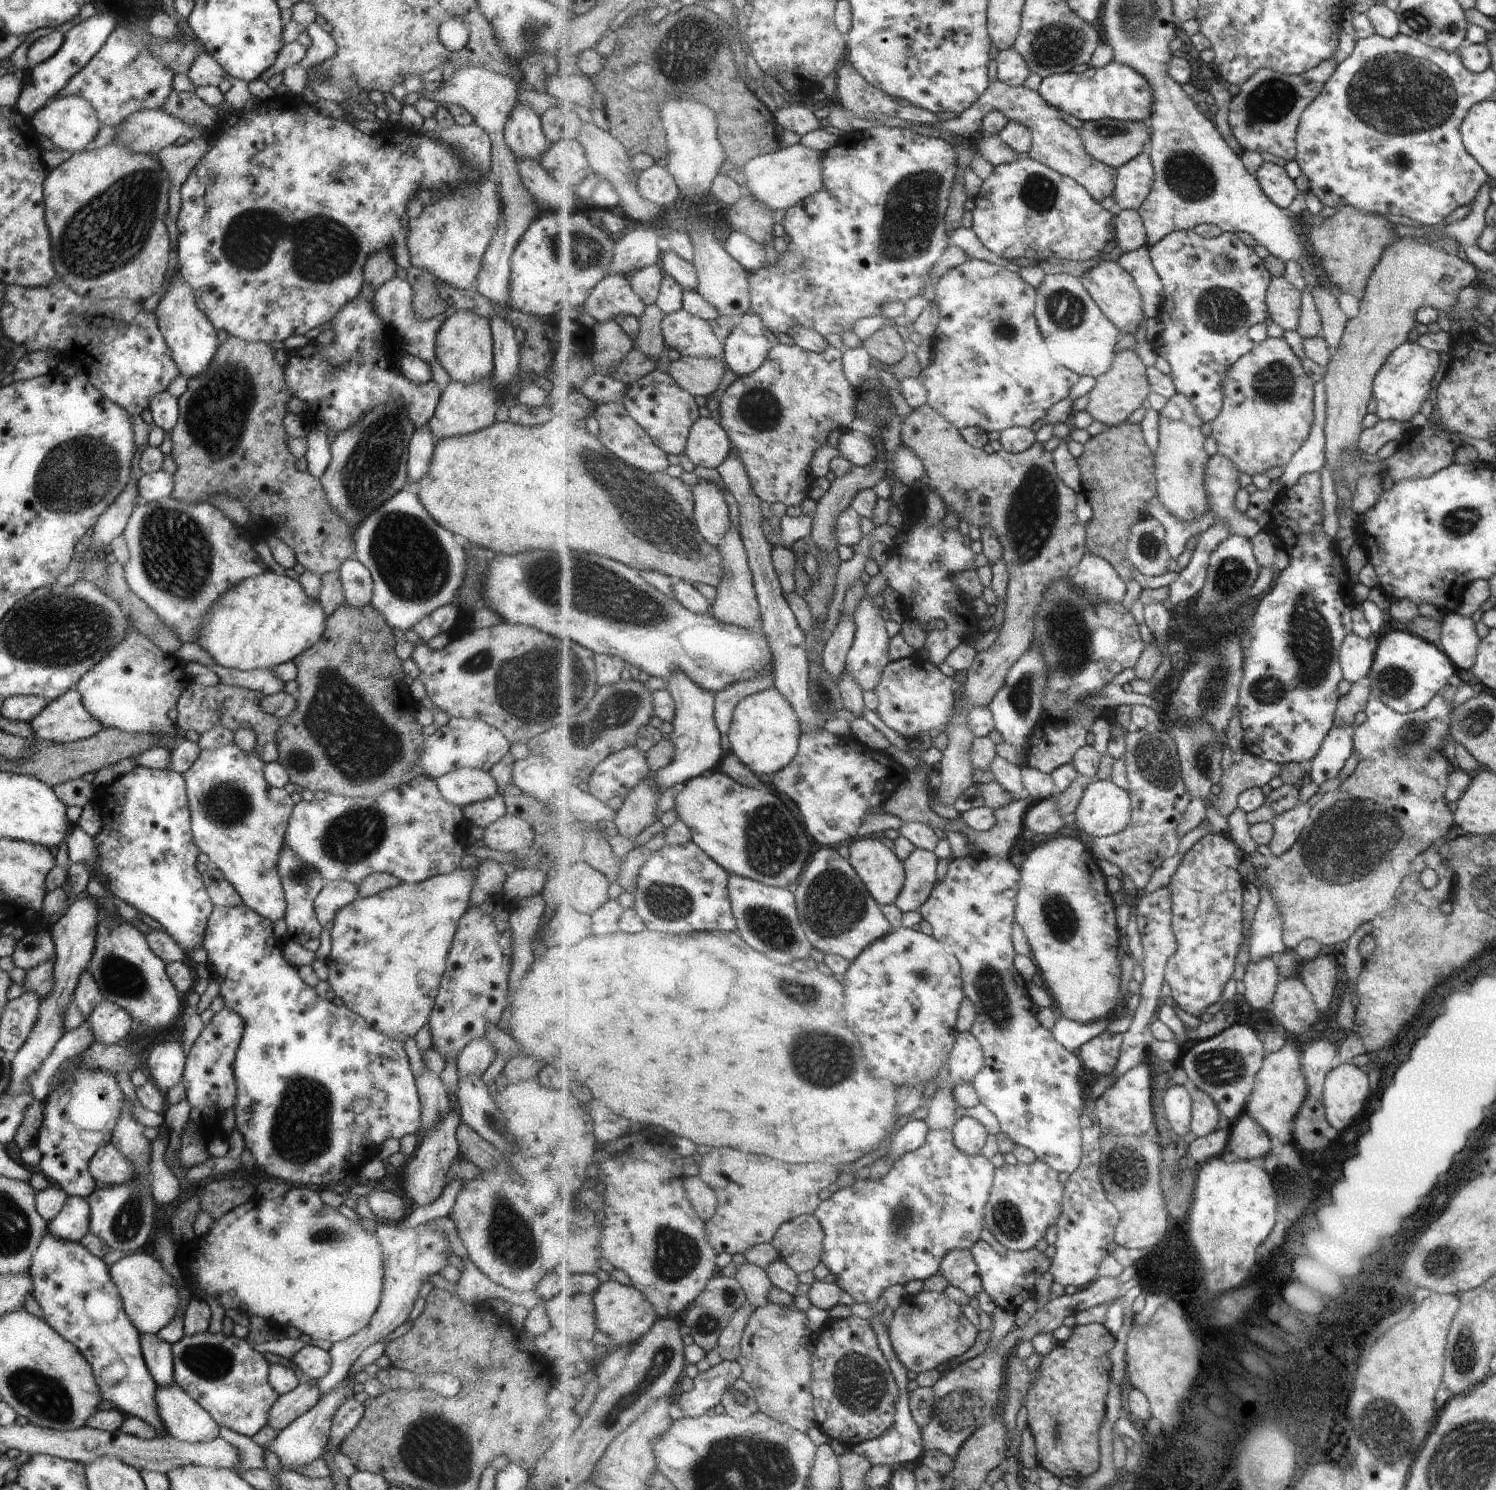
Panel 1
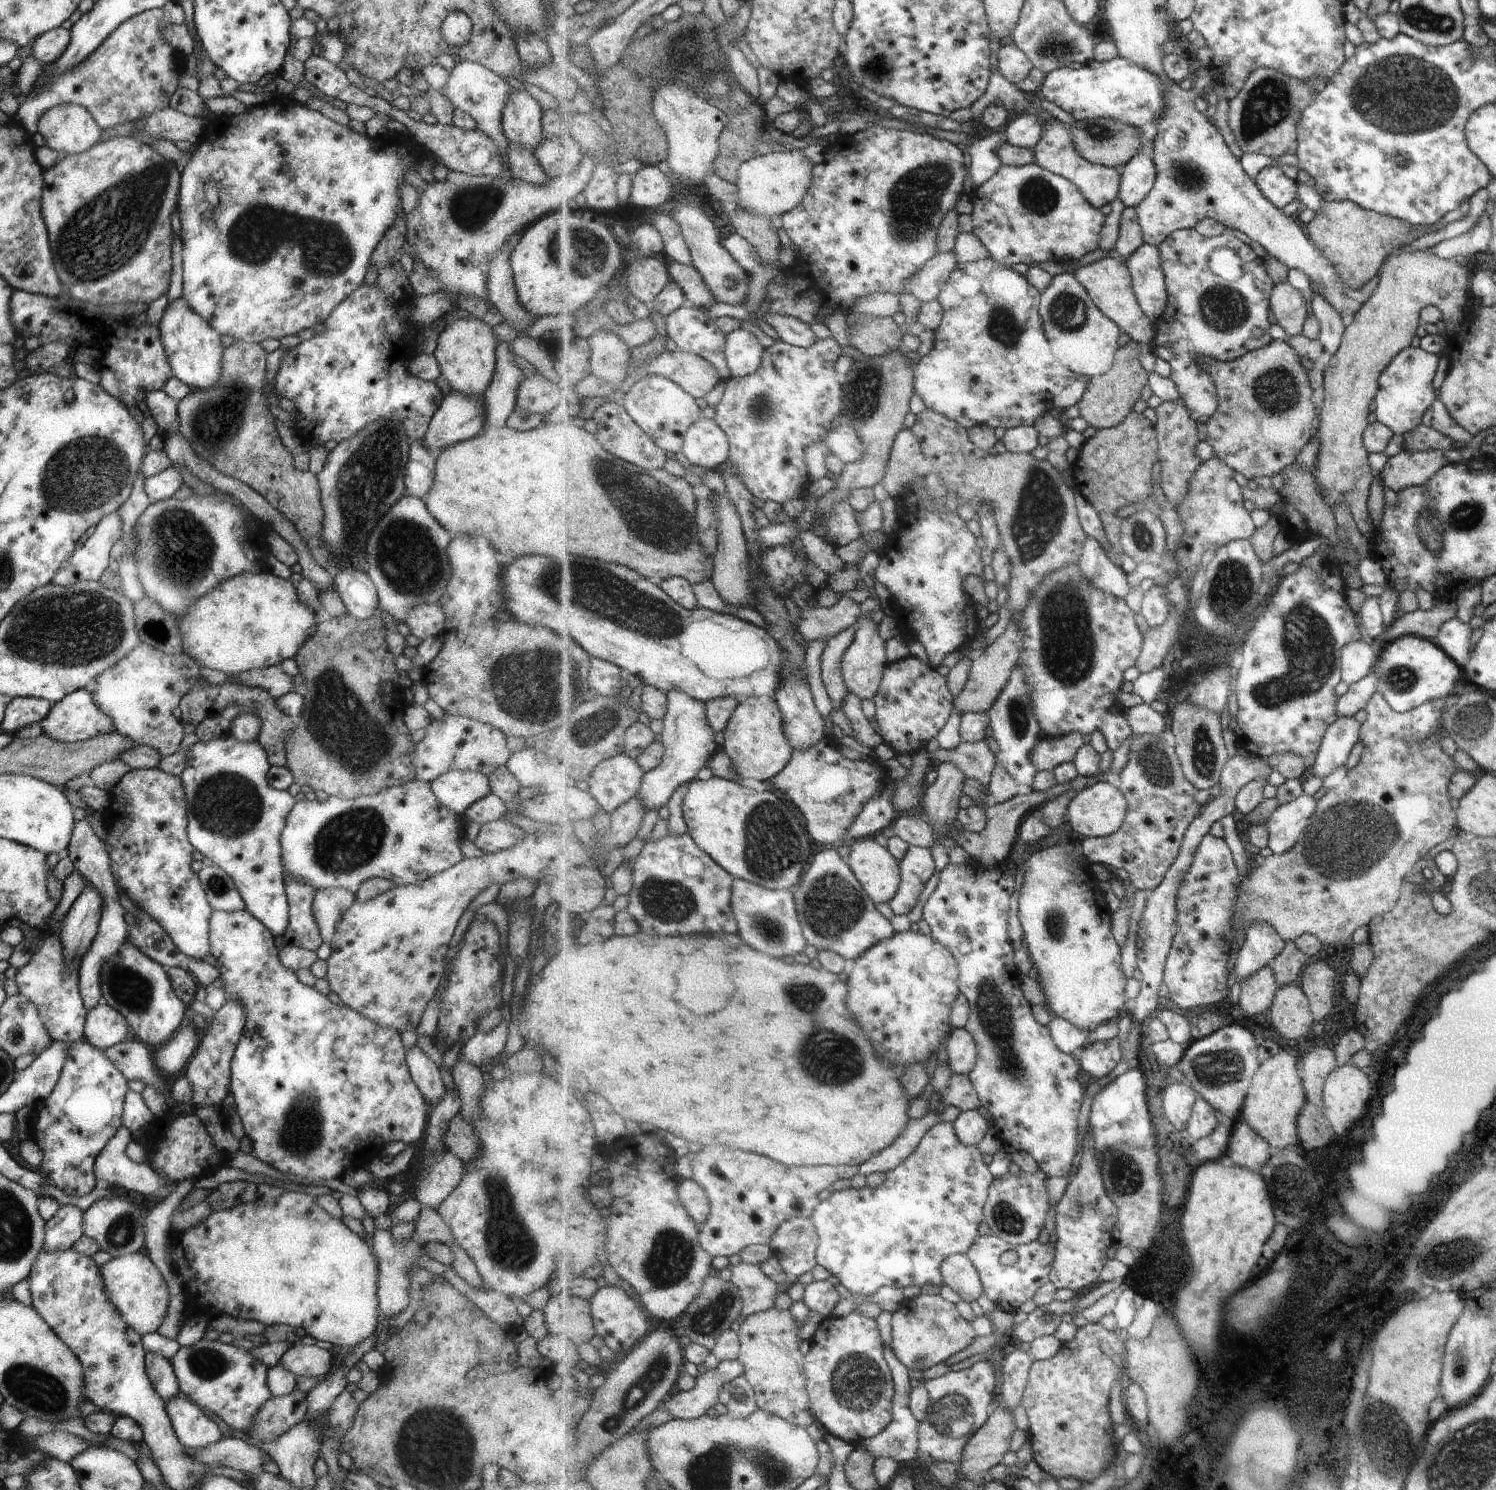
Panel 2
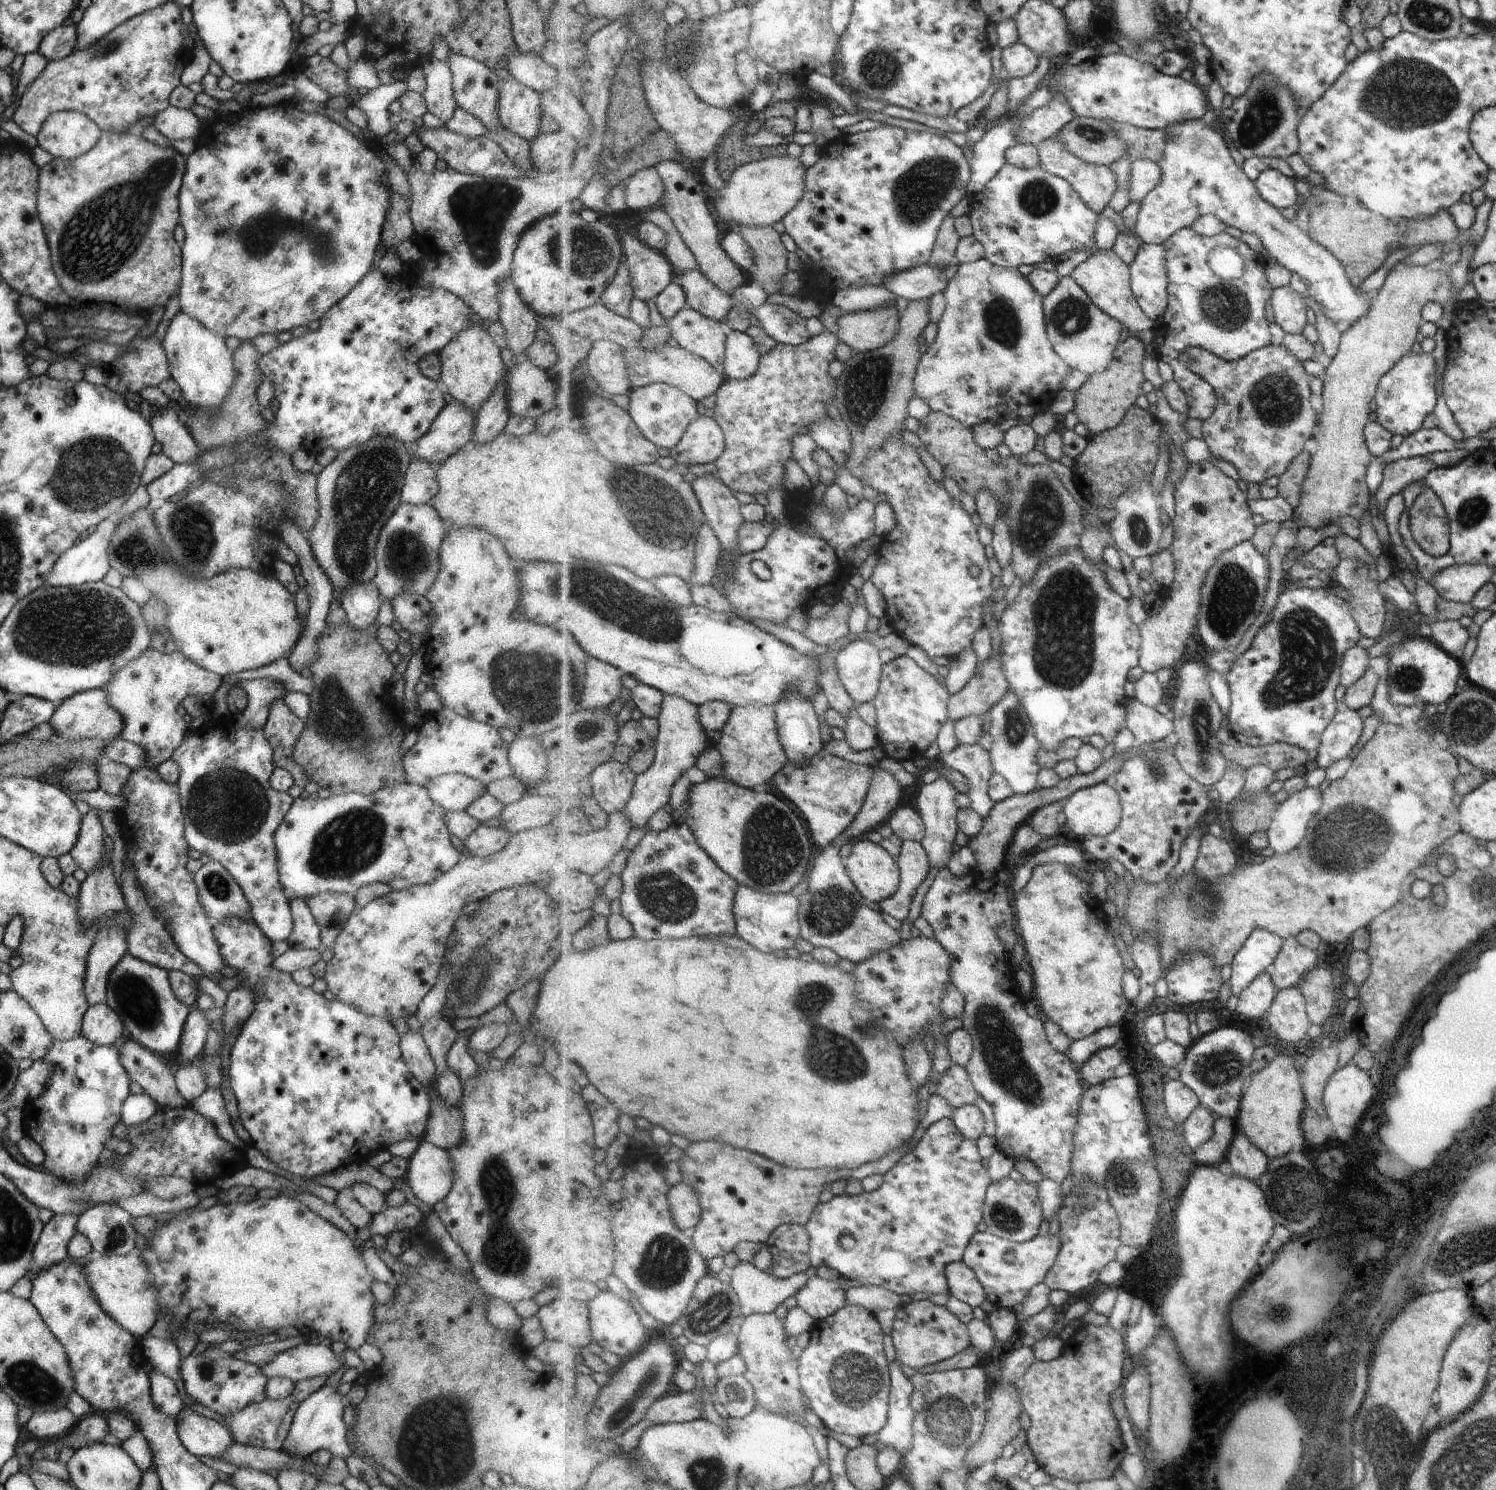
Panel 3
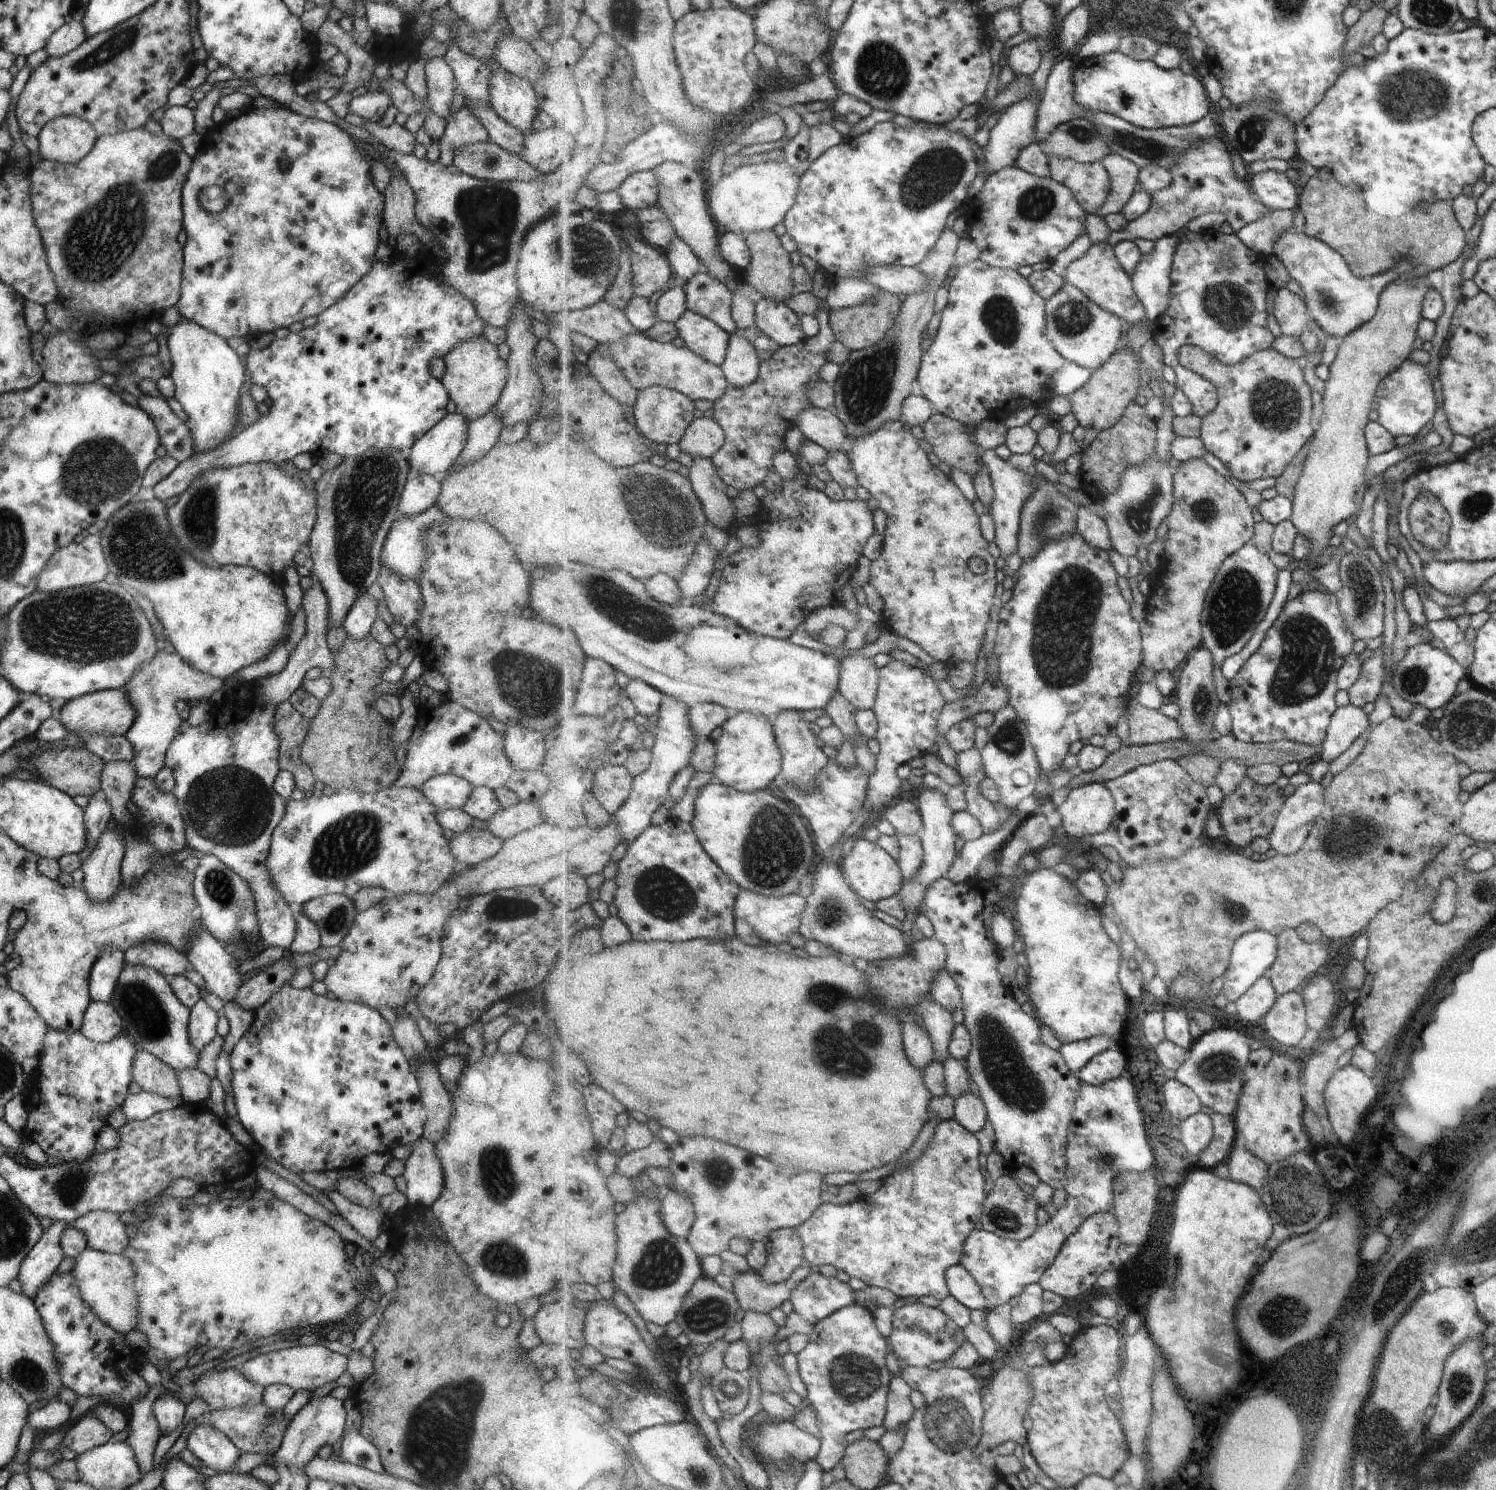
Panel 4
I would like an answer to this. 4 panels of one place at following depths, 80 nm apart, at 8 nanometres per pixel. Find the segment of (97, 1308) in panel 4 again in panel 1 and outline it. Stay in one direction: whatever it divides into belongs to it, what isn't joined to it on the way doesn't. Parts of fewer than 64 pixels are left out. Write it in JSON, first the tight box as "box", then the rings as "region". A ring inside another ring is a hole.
{"box":[108,1250,180,1334],"region":[[[133,1250],[133,1252],[127,1252],[108,1267],[108,1273],[120,1296],[124,1313],[139,1333],[153,1334],[159,1332],[176,1315],[177,1308],[180,1305],[180,1294],[176,1287],[176,1280],[165,1272],[165,1269],[160,1265],[157,1258],[148,1250]]]}

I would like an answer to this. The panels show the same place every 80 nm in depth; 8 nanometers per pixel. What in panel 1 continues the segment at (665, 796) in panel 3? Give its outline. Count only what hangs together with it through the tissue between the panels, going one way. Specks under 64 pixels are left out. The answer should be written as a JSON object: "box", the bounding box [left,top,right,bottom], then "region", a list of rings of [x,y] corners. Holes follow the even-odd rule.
{"box":[655,670,724,792],"region":[[[679,670],[670,676],[665,690],[675,699],[676,717],[671,723],[673,730],[666,738],[674,744],[676,755],[667,768],[655,773],[660,792],[671,786],[685,784],[688,780],[700,777],[703,772],[718,770],[724,758],[721,734],[715,718],[716,694],[705,690],[689,678],[687,673],[681,673]]]}

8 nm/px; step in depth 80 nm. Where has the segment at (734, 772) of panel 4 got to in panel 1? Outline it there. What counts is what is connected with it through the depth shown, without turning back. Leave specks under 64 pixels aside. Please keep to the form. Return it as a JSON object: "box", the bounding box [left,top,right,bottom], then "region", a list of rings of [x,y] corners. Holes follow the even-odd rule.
{"box":[728,686,803,776],"region":[[[773,686],[745,697],[735,709],[731,730],[728,732],[730,754],[737,755],[757,776],[778,773],[789,766],[799,752],[803,732],[795,709]]]}

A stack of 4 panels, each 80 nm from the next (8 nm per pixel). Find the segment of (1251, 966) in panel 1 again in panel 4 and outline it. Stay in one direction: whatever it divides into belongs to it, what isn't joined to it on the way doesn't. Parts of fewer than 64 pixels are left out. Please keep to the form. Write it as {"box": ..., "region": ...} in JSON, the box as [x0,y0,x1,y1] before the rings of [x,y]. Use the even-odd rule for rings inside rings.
{"box":[1236,976,1278,1023],"region":[[[1263,976],[1236,1000],[1237,1014],[1247,1022],[1256,1023],[1273,1008],[1278,996],[1271,980]]]}

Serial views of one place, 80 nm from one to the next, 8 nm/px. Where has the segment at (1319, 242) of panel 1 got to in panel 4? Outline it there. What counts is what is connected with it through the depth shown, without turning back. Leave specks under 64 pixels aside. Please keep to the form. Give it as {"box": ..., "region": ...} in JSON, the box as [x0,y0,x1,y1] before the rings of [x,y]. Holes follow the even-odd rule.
{"box":[1299,175,1467,277],"region":[[[1314,175],[1300,194],[1299,211],[1305,218],[1304,233],[1339,251],[1356,277],[1383,273],[1403,257],[1414,260],[1412,270],[1422,266],[1429,272],[1457,260],[1464,250],[1463,240],[1467,233],[1457,224],[1451,201],[1424,203],[1409,209],[1401,217],[1388,219],[1366,207],[1357,185],[1343,186],[1333,179],[1321,182]]]}

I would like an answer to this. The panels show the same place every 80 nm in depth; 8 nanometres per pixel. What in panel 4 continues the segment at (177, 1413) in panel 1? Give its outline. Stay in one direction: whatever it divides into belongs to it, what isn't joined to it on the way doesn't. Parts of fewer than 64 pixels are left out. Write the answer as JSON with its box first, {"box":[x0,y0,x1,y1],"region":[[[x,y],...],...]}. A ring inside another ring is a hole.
{"box":[186,1419,240,1472],"region":[[[198,1419],[186,1438],[186,1449],[194,1454],[205,1467],[205,1472],[225,1472],[231,1470],[240,1450],[232,1440],[219,1429],[201,1423]]]}

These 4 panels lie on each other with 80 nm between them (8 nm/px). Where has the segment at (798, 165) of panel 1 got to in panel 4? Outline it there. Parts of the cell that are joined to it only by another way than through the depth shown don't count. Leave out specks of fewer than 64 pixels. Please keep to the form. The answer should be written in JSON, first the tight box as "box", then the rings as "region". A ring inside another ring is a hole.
{"box":[707,158,802,237],"region":[[[771,158],[762,163],[739,166],[733,173],[722,176],[716,185],[709,185],[707,191],[708,209],[717,226],[722,226],[726,232],[737,233],[743,237],[752,232],[773,230],[777,224],[784,224],[787,213],[798,201],[802,174],[786,160],[775,161]]]}

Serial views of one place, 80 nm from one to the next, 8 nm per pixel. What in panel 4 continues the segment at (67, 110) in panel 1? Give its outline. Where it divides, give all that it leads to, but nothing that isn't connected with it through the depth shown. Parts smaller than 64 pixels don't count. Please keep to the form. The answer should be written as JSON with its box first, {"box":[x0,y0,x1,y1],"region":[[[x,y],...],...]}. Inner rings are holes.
{"box":[37,115,98,163],"region":[[[59,115],[37,133],[37,153],[48,161],[74,163],[91,150],[98,136],[90,122],[75,115]]]}

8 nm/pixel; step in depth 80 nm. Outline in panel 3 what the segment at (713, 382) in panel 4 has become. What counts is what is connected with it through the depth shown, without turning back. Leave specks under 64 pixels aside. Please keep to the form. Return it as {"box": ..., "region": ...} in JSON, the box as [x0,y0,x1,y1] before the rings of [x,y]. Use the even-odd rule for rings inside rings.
{"box":[624,343,727,403],"region":[[[638,343],[630,349],[624,349],[624,357],[630,381],[635,389],[651,383],[667,383],[679,387],[700,403],[703,398],[717,394],[721,385],[727,380],[727,377],[719,374],[707,360],[681,346],[676,348],[665,345],[661,349],[644,349]]]}

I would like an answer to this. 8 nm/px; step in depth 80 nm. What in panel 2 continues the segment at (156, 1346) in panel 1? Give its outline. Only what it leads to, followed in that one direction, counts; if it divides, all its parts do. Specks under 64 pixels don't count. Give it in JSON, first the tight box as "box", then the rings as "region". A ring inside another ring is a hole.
{"box":[144,1351,179,1402],"region":[[[151,1351],[144,1352],[144,1365],[151,1386],[163,1402],[179,1394],[176,1376],[171,1363]]]}

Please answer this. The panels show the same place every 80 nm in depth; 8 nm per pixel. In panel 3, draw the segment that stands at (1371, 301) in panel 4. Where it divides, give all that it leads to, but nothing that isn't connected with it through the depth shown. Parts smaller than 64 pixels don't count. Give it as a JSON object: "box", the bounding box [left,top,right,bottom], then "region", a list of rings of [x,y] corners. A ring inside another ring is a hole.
{"box":[1136,118,1371,325],"region":[[[1204,118],[1177,121],[1163,130],[1168,137],[1158,164],[1163,176],[1160,185],[1144,198],[1136,226],[1136,234],[1143,243],[1163,245],[1175,233],[1193,226],[1198,216],[1213,214],[1225,225],[1259,235],[1270,255],[1301,277],[1309,296],[1322,304],[1333,322],[1353,325],[1369,313],[1371,305],[1357,296],[1344,264],[1262,197],[1243,167],[1233,160],[1223,135],[1213,130]]]}

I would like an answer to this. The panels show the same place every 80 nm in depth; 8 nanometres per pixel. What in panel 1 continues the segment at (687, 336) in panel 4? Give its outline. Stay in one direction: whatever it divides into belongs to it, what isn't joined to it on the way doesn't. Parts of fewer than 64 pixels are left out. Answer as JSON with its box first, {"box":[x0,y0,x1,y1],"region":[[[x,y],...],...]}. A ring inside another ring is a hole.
{"box":[662,309,725,358],"region":[[[685,309],[666,315],[662,331],[668,348],[677,350],[683,357],[725,358],[724,341],[716,332],[712,321],[699,318]]]}

